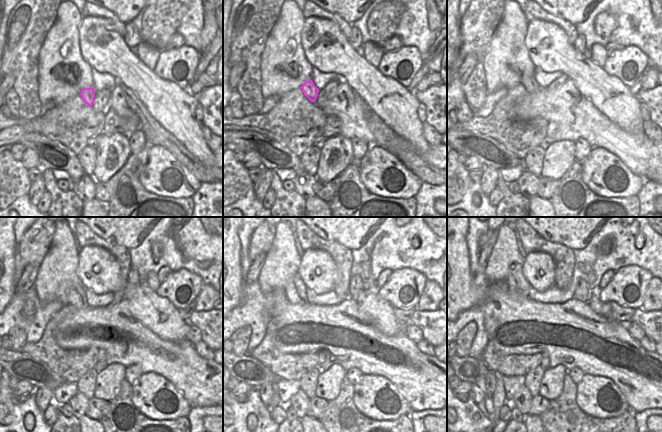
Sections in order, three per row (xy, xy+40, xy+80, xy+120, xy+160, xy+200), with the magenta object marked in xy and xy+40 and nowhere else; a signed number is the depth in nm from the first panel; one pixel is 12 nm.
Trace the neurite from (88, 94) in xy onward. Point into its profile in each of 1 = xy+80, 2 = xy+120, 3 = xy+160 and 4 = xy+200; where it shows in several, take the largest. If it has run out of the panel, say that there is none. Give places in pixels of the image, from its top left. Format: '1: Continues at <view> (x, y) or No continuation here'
1: Continues at xy+80 (529, 82)
2: Continues at xy+120 (76, 297)
3: Continues at xy+160 (296, 291)
4: Continues at xy+200 (516, 282)

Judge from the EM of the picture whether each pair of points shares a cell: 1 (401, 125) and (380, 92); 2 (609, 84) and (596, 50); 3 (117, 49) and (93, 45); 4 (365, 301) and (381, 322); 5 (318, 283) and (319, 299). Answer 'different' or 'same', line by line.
1: same
2: different
3: same
4: same
5: different

